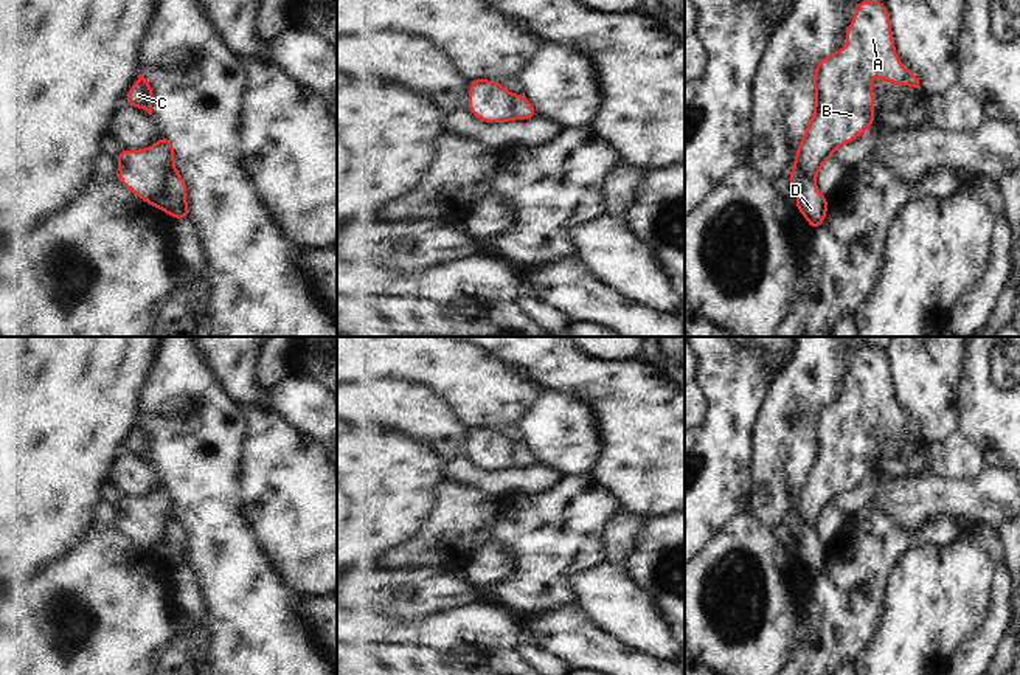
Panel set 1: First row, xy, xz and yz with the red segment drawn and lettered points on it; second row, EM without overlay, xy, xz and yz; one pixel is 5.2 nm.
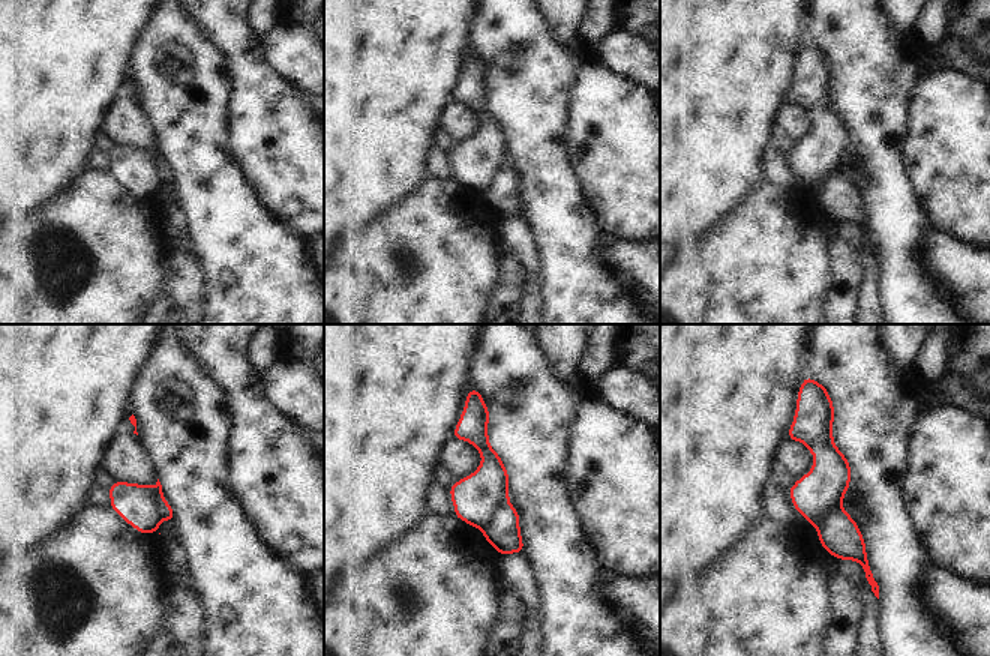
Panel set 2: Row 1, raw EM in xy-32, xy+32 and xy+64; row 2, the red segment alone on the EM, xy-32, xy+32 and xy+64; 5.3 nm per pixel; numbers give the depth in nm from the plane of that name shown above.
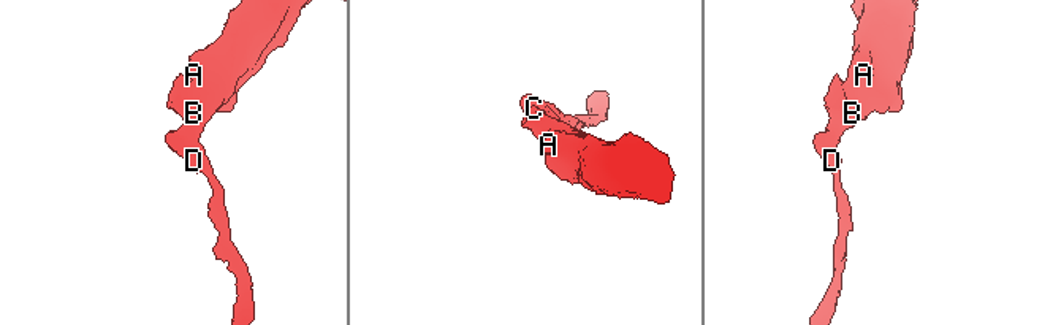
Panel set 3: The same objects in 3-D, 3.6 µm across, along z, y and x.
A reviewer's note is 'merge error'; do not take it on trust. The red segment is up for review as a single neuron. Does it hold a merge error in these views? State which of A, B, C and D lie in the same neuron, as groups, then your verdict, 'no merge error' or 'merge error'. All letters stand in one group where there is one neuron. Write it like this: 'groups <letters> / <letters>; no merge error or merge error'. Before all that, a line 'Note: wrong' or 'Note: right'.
Note: right
groups A B C / D; merge error

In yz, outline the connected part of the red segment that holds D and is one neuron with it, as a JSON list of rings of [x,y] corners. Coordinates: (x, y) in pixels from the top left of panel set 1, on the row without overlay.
[[[790,521],[789,528],[796,538],[796,556],[807,571],[817,577],[824,569],[827,546],[818,538],[815,528],[807,528],[798,521]]]

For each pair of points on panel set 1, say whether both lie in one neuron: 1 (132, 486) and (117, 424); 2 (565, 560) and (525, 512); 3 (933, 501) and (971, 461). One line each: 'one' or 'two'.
1: two
2: one
3: two

